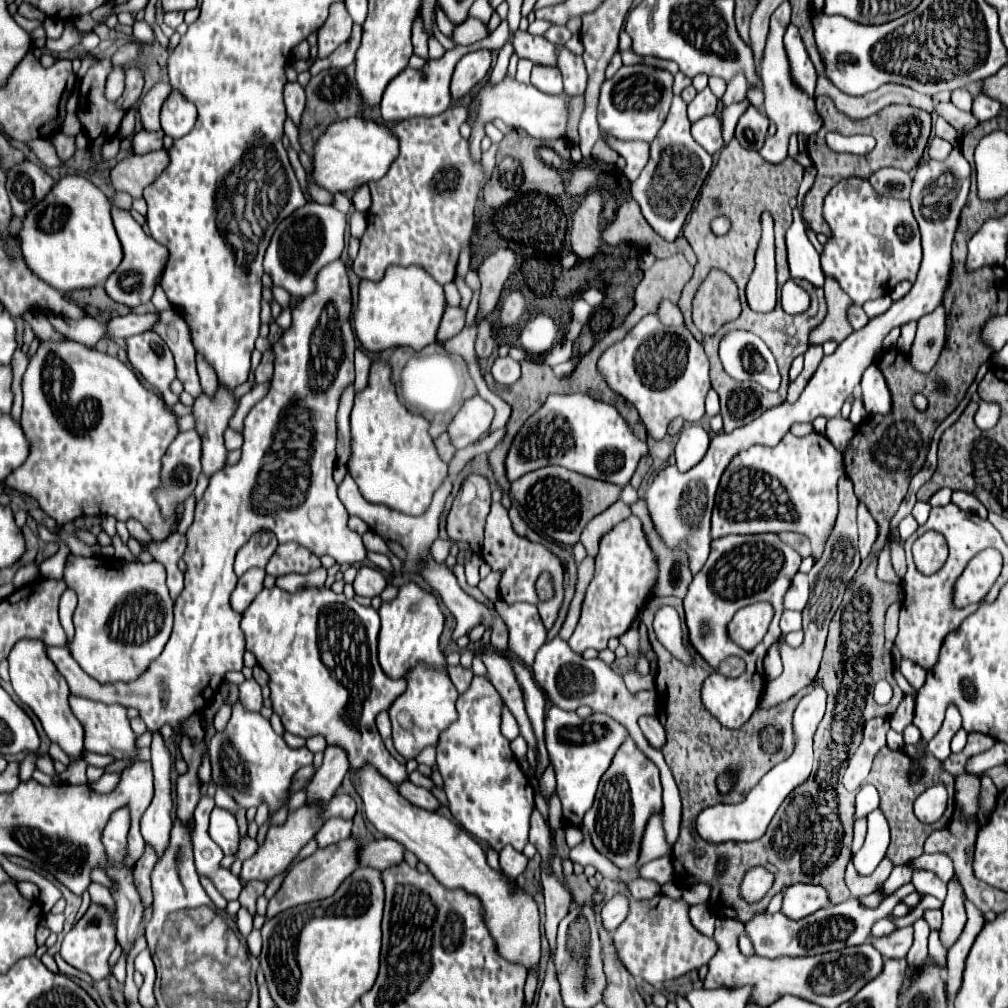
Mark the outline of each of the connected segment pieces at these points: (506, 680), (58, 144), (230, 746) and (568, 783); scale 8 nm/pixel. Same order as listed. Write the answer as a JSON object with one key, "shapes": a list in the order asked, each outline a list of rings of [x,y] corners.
{"shapes":[[[[481,648],[481,660],[489,670],[489,680],[495,686],[495,690],[501,694],[503,702],[509,706],[509,710],[513,712],[513,716],[519,722],[521,728],[521,736],[527,740],[527,744],[531,748],[533,746],[533,730],[529,726],[529,720],[525,718],[525,704],[521,698],[521,688],[517,686],[517,678],[513,674],[513,668],[509,666],[509,662],[493,648]]],[[[61,132],[57,136],[53,136],[53,146],[55,146],[55,150],[57,150],[57,154],[63,162],[69,160],[77,150],[75,136],[67,136],[67,134],[61,134]]],[[[233,704],[233,716],[223,732],[215,732],[207,744],[211,760],[211,782],[227,790],[227,794],[241,808],[267,804],[269,814],[275,814],[287,804],[289,786],[293,774],[307,764],[313,764],[313,754],[303,748],[289,748],[281,736],[277,736],[267,718],[259,712],[247,712],[241,704]]],[[[557,706],[549,708],[545,718],[545,738],[551,764],[555,768],[557,778],[557,796],[563,806],[563,818],[569,824],[581,824],[583,814],[593,804],[597,784],[603,772],[609,768],[613,754],[621,746],[621,742],[629,736],[625,726],[609,718],[607,714],[595,712],[589,718],[579,718],[575,712],[565,712]]]]}

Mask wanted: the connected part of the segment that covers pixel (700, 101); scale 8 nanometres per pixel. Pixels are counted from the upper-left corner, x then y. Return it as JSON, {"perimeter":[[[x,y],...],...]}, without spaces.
{"perimeter":[[[705,88],[705,90],[699,92],[699,94],[693,98],[693,102],[687,106],[689,120],[691,120],[691,122],[697,122],[699,118],[703,118],[703,116],[707,116],[707,114],[715,114],[715,112],[717,112],[717,104],[719,104],[719,100],[715,98],[715,94],[713,94],[709,88]]]}

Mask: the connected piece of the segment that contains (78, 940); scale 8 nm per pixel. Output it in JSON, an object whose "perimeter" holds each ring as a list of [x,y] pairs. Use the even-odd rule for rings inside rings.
{"perimeter":[[[89,904],[87,912],[77,920],[77,924],[71,928],[69,934],[65,934],[63,944],[61,944],[61,956],[67,964],[71,964],[73,968],[87,972],[93,980],[103,980],[111,974],[109,970],[109,956],[115,950],[117,940],[115,940],[115,916],[99,904]]]}

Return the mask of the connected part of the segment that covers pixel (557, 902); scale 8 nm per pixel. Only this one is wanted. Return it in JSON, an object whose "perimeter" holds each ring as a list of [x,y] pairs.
{"perimeter":[[[543,870],[543,896],[545,896],[545,932],[553,948],[557,926],[567,916],[571,898],[569,892],[559,882],[553,882],[553,878],[545,874],[545,870]]]}

